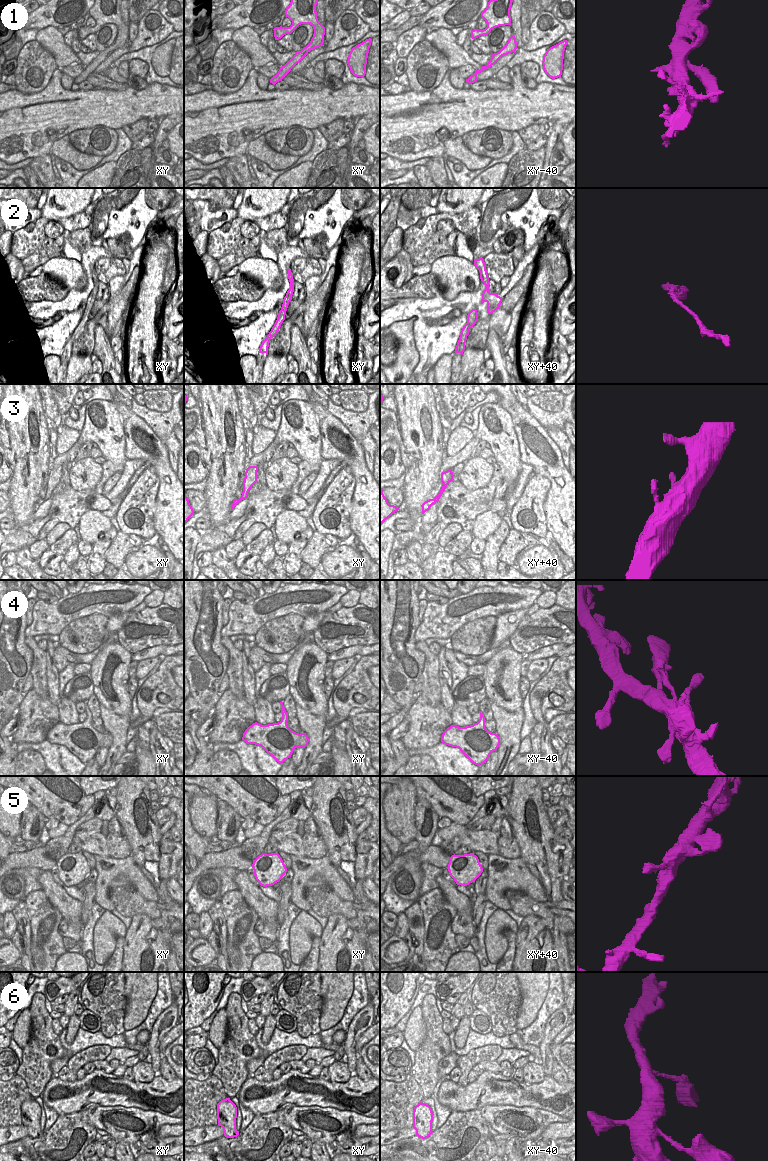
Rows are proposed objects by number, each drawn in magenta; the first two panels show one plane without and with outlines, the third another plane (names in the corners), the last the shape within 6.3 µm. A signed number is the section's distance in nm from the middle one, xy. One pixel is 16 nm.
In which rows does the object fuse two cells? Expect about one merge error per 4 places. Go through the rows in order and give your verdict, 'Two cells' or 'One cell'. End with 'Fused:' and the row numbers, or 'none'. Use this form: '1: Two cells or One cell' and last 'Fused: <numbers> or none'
1: One cell
2: One cell
3: One cell
4: One cell
5: One cell
6: One cell
Fused: none.

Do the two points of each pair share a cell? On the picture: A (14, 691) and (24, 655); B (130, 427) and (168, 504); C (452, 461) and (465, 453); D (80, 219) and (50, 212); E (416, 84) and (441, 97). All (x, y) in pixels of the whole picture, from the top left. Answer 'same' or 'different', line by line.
A: same
B: same
C: same
D: different
E: different

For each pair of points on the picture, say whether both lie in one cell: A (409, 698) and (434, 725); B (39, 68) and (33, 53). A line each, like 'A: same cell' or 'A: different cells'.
A: different cells
B: same cell

